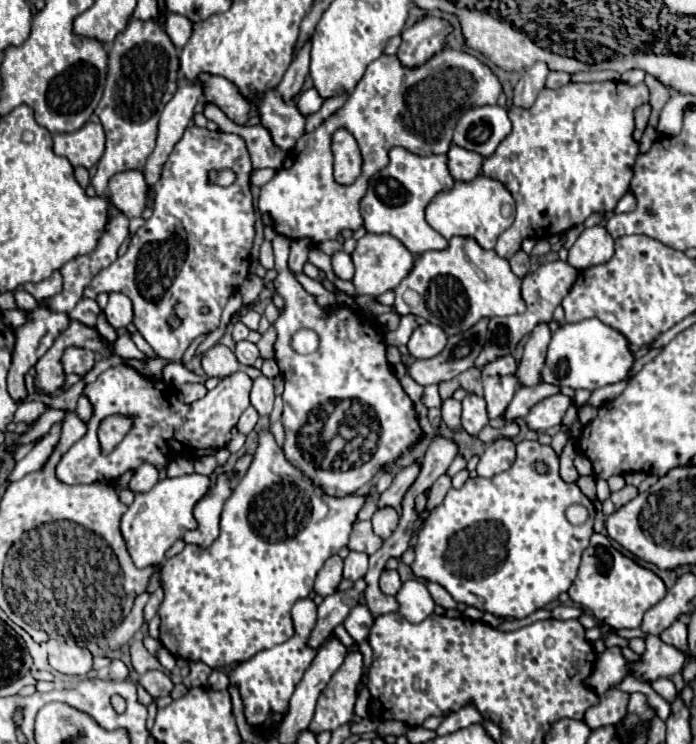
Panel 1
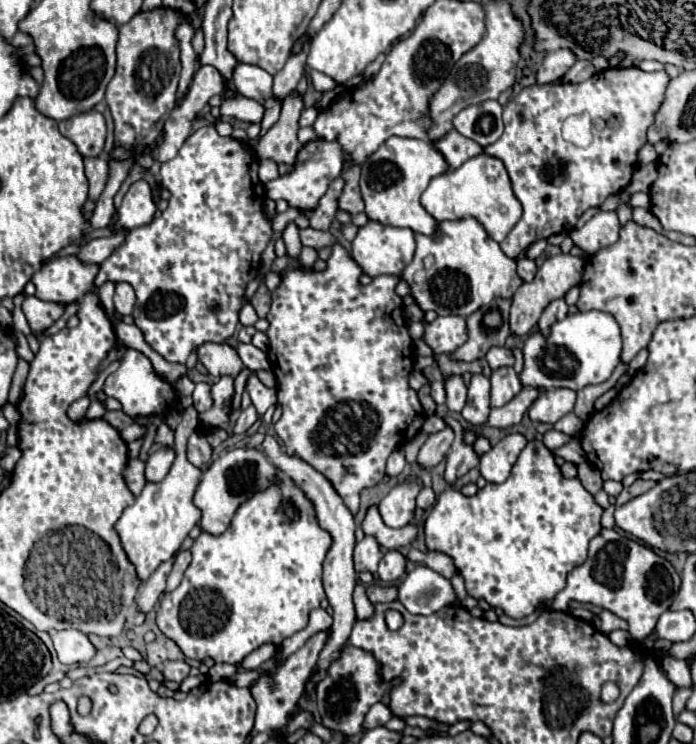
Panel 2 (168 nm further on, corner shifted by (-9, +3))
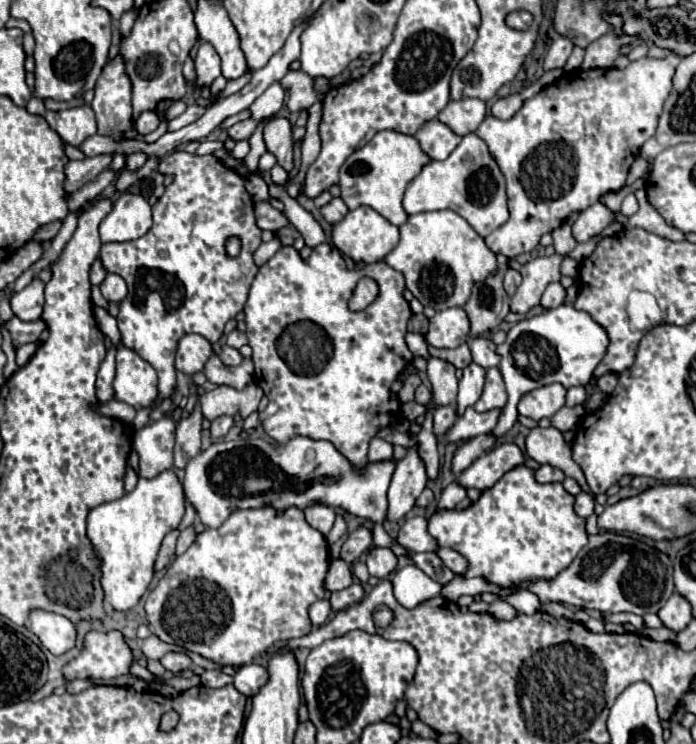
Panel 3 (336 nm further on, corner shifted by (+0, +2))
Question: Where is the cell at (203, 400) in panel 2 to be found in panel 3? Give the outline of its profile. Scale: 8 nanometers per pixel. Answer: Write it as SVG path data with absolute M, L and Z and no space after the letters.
M200 406L178 424L176 430L176 448L174 448L174 466L186 468L188 460L200 452L200 430L202 430L202 412Z

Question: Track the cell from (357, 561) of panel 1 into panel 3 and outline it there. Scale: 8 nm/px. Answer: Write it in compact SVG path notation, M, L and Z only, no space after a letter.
M360 526L360 528L356 528L354 532L348 534L348 540L342 544L340 558L346 560L346 562L352 562L360 554L368 552L370 546L372 546L372 530L366 528L366 526Z

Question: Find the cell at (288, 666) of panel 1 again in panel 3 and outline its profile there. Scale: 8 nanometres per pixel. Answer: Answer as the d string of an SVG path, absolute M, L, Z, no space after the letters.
M318 600L316 604L312 604L310 606L310 620L312 620L312 624L314 626L322 626L326 620L328 620L328 616L330 616L330 600Z

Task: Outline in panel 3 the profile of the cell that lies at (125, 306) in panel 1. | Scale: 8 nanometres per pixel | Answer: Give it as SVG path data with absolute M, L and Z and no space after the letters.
M108 274L100 284L100 290L108 302L122 302L126 296L126 282L118 274Z

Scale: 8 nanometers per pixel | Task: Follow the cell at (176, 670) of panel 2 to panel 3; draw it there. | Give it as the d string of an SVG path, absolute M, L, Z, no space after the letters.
M168 652L160 658L162 666L170 672L178 672L178 670L186 670L192 666L192 660L186 654L178 654L178 652Z

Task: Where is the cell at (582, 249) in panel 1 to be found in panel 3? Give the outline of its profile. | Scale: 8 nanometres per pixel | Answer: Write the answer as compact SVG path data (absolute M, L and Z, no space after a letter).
M596 202L584 212L580 212L578 220L572 224L572 234L578 242L588 242L592 236L598 236L606 226L610 226L615 220L622 223L628 218L606 208L602 202Z

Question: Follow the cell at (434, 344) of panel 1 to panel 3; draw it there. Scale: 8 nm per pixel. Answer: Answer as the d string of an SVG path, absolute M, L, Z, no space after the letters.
M448 308L436 312L430 320L426 342L436 348L456 348L466 342L470 332L470 320L464 308Z

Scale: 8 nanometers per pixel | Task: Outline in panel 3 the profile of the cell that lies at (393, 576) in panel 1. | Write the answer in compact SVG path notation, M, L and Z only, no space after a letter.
M372 548L366 556L366 566L370 576L388 578L396 570L396 556L390 548Z

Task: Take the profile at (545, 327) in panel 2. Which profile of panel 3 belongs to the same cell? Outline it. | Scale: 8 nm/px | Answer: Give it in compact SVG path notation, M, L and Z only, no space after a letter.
M552 282L548 288L546 288L546 292L544 292L544 296L542 296L542 306L544 308L556 308L556 306L560 306L562 302L564 302L564 298L566 298L566 290L564 290L564 286L560 284L560 282Z

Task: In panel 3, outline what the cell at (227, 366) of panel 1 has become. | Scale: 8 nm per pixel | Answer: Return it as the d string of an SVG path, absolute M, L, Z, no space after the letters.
M186 334L176 346L176 370L192 376L204 368L204 362L212 356L212 346L200 334Z

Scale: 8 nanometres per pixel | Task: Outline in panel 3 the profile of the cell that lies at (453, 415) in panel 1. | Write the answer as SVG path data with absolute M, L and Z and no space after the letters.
M440 358L428 360L428 380L432 382L432 394L436 406L444 406L444 402L456 402L458 380L454 376L454 366Z

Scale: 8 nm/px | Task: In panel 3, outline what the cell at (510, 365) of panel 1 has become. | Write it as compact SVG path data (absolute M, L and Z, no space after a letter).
M478 336L478 338L468 340L468 346L470 346L470 352L472 352L472 360L476 364L480 364L482 368L498 366L500 356L496 354L496 344L492 340L488 340L484 336Z

